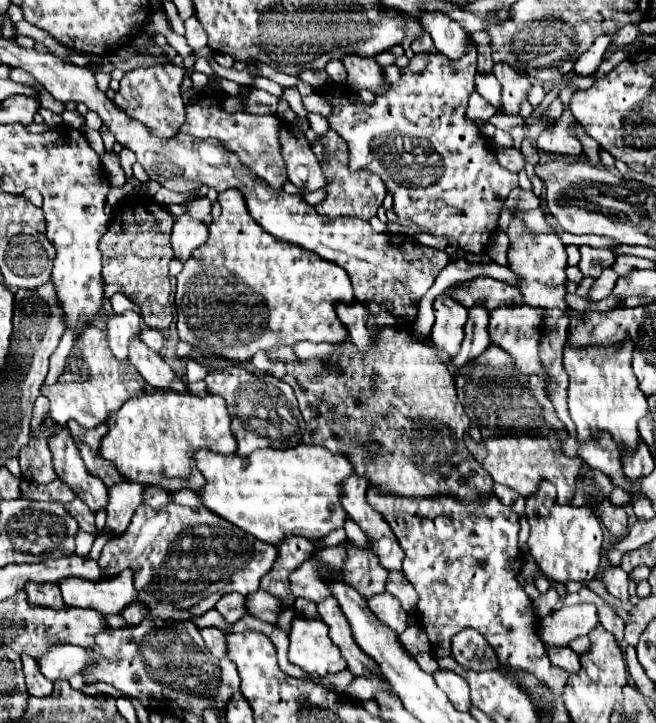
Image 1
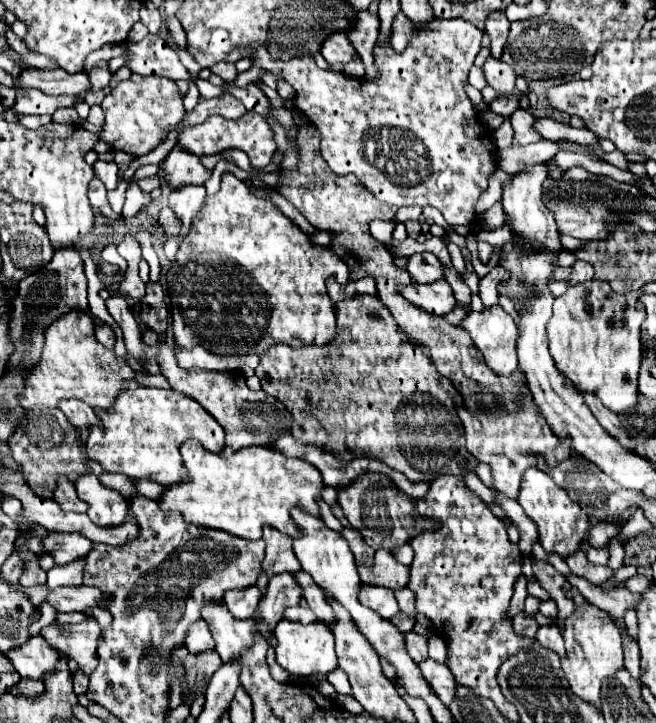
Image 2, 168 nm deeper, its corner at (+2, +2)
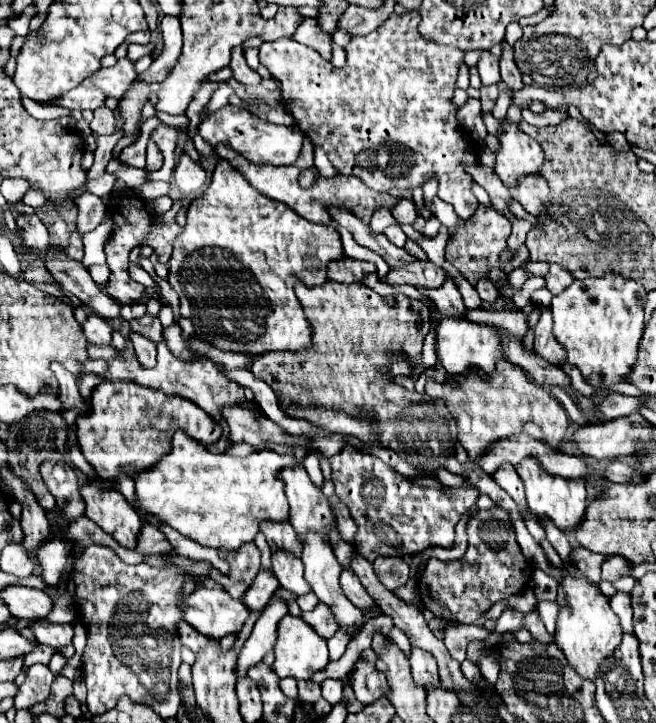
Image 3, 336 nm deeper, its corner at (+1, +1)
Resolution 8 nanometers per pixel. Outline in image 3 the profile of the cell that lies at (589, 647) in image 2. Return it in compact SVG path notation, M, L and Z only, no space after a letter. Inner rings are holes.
M565 575L559 579L557 603L561 607L557 617L555 643L565 653L569 663L577 669L577 673L585 679L595 679L601 661L613 655L615 647L621 643L621 625L617 615L613 615L609 607L609 599L601 593L597 583L583 579L581 575Z

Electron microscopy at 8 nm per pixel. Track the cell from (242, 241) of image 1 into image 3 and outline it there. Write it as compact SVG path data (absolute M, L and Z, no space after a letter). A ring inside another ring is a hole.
M219 161L211 185L187 207L187 225L175 239L167 281L181 299L181 315L189 317L195 323L197 333L203 333L201 339L209 341L213 347L247 355L299 351L311 345L311 327L295 297L293 285L297 280L310 287L323 283L323 279L327 279L327 273L323 275L327 263L341 257L343 247L335 225L321 227L301 219L293 209L285 207L285 203L277 203L275 199L253 191L247 179L233 169L229 161ZM243 309L245 313L255 313L257 319L249 317L249 321L243 321Z

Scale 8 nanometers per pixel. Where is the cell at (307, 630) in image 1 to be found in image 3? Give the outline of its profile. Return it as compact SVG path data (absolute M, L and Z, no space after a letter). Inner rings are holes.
M285 615L281 623L277 625L277 643L275 643L275 663L273 671L283 679L283 677L293 677L293 679L311 679L313 673L325 669L329 663L329 651L327 651L327 641L321 639L301 617Z

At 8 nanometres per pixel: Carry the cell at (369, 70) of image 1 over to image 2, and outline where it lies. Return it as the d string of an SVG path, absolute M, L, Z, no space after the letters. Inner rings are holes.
M342 32L332 34L332 36L322 44L320 54L322 54L330 64L334 64L334 62L348 64L348 62L352 62L352 60L358 58L356 48L350 44L348 36L344 36Z

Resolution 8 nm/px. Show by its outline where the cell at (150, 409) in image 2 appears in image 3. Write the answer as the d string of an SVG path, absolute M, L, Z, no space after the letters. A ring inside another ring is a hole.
M103 381L91 393L89 415L77 417L77 443L97 477L107 481L149 469L157 459L171 451L171 433L175 433L175 429L187 429L189 437L201 445L215 443L223 433L205 411L187 399L133 383Z

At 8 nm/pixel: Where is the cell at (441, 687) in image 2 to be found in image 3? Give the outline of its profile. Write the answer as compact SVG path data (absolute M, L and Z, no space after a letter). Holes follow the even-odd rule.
M411 647L411 673L417 685L427 685L427 683L435 683L437 681L437 661L431 653L423 651L423 649L413 649Z

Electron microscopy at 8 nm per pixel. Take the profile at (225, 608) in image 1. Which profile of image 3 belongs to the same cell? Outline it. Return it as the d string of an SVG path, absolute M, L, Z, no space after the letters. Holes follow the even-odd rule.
M259 569L253 585L249 587L249 591L243 595L243 603L247 605L249 611L261 611L265 607L265 603L269 603L271 595L279 589L279 579L267 571L267 569Z

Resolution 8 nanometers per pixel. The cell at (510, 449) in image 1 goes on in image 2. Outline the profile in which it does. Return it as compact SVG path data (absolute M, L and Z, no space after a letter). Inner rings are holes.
M522 400L518 412L498 414L494 410L468 412L461 407L457 414L466 434L466 448L474 454L478 462L484 462L492 470L492 488L504 492L508 498L514 498L520 489L520 480L526 468L536 466L538 458L544 458L548 466L556 466L566 460L572 451L570 441L561 442L550 432L546 418L532 400Z

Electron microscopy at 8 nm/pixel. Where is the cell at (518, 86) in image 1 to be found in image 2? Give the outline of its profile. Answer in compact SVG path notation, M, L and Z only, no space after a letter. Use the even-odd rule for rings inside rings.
M488 58L484 64L484 74L486 74L486 82L488 86L492 86L498 94L510 96L514 92L514 82L516 82L516 72L510 68L502 66L504 62L498 58Z

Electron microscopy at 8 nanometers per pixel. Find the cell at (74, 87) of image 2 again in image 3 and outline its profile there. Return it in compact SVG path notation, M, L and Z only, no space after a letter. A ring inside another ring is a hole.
M125 57L125 59L119 59L113 67L101 69L99 75L95 73L91 79L85 79L83 85L97 85L109 97L121 99L121 95L125 95L125 91L129 89L129 83L133 83L135 77L137 77L135 63Z

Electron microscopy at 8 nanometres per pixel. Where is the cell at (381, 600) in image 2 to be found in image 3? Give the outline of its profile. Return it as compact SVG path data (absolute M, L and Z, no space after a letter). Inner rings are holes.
M343 569L343 571L341 571L341 581L339 581L339 583L341 583L341 589L345 591L347 599L349 599L355 607L359 607L361 611L375 607L375 601L369 597L369 593L367 593L365 587L361 585L359 577L357 577L351 569Z

